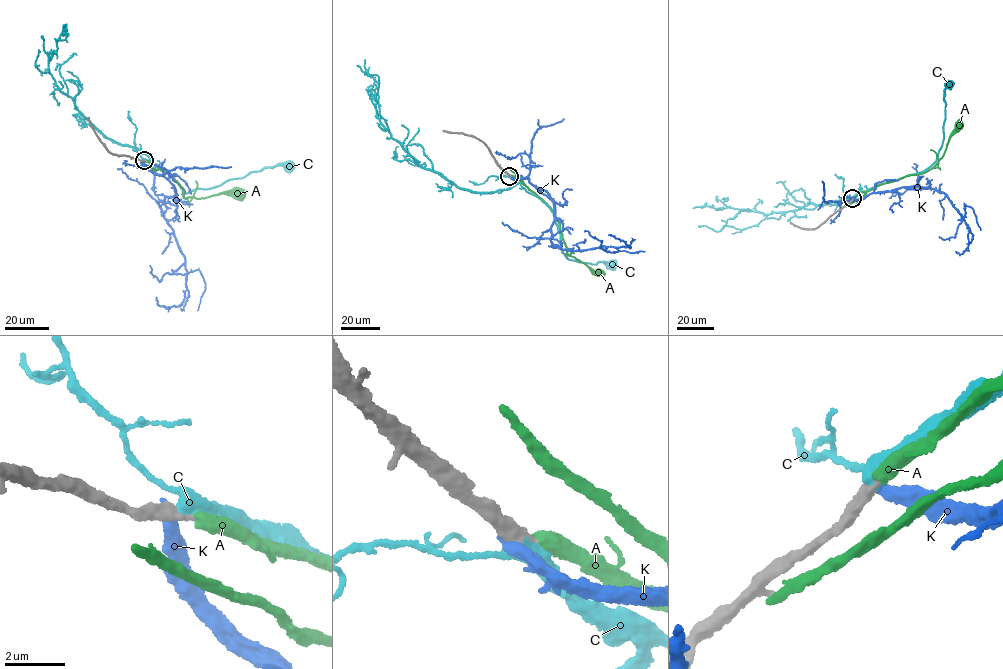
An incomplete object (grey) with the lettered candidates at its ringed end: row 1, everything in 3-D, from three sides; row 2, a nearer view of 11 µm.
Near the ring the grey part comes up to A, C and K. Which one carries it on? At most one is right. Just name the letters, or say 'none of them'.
C

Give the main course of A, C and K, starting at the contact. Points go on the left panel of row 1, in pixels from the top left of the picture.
A: (145, 160), (171, 176), (184, 191), (185, 198), (205, 198), (222, 192), (232, 196), (239, 193)
C: (144, 160), (171, 176), (179, 184), (181, 194), (216, 187), (268, 168), (280, 165), (291, 168), (289, 166)
K: (143, 160), (173, 184), (176, 193), (158, 202), (184, 257), (174, 273), (197, 270), (205, 283), (197, 310)

